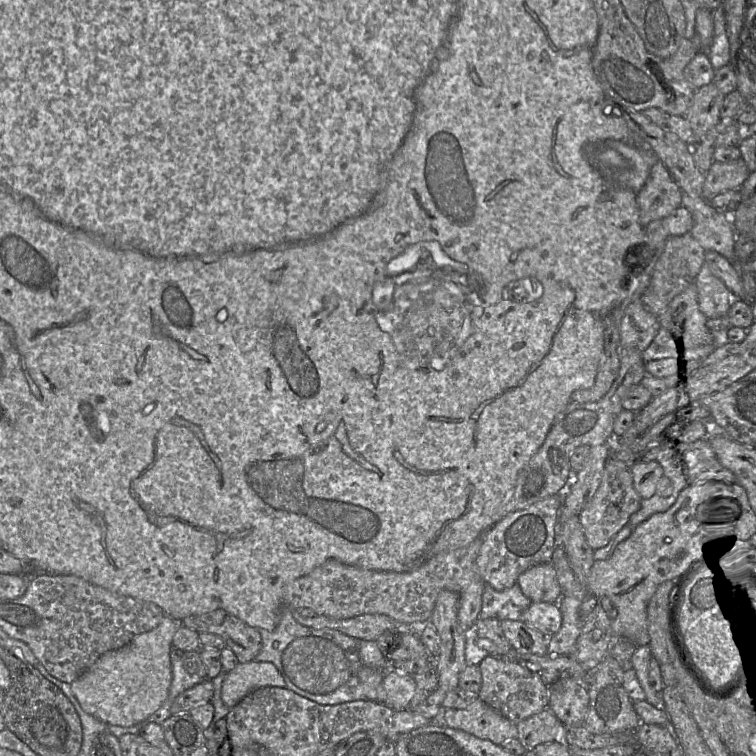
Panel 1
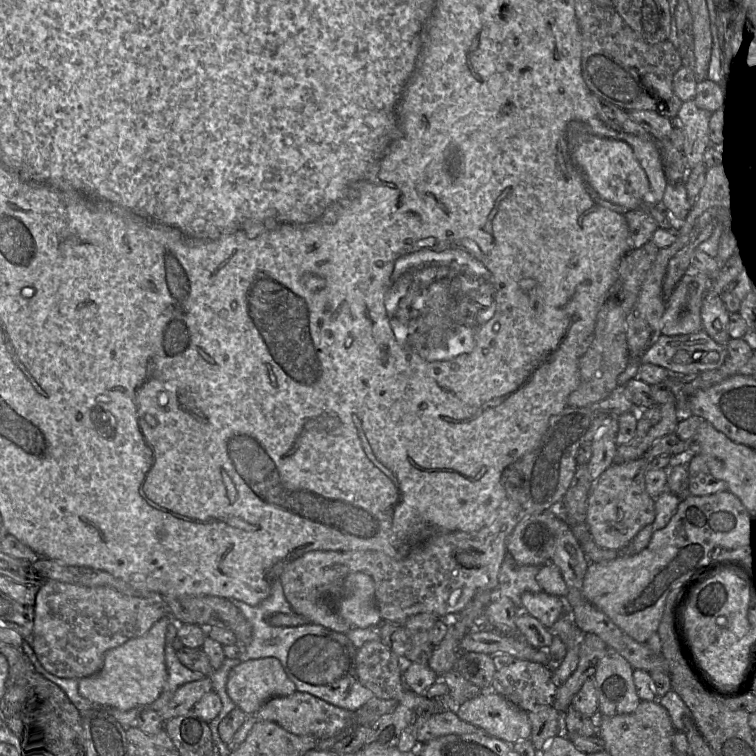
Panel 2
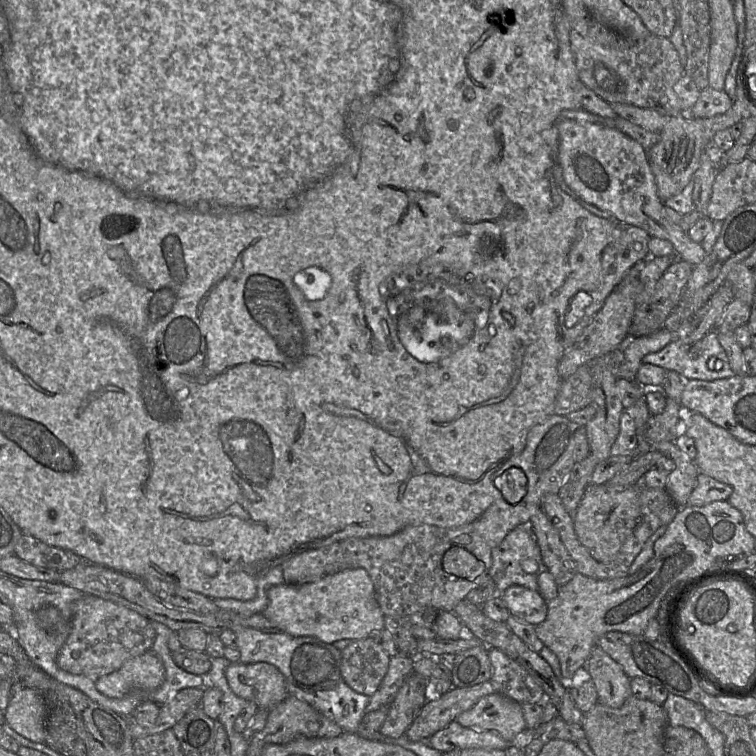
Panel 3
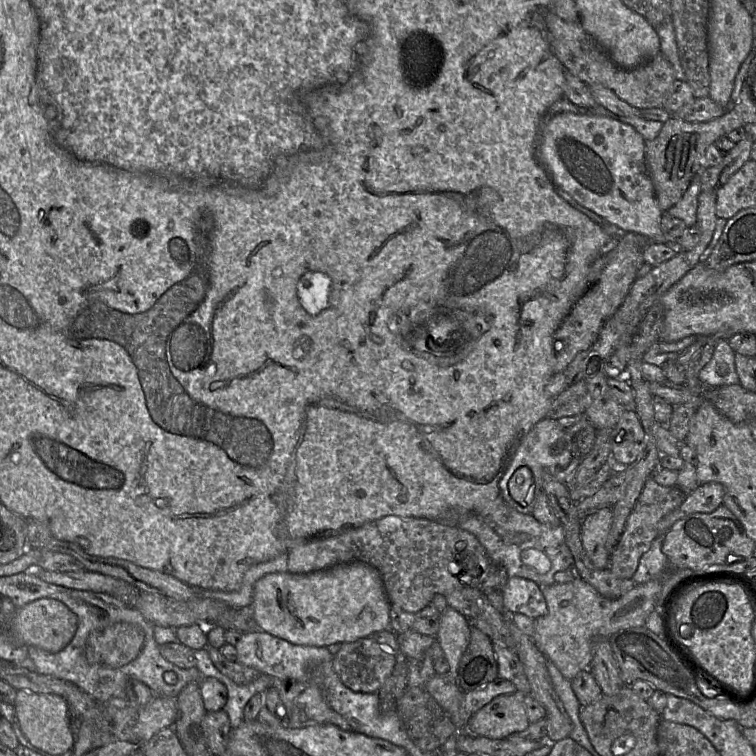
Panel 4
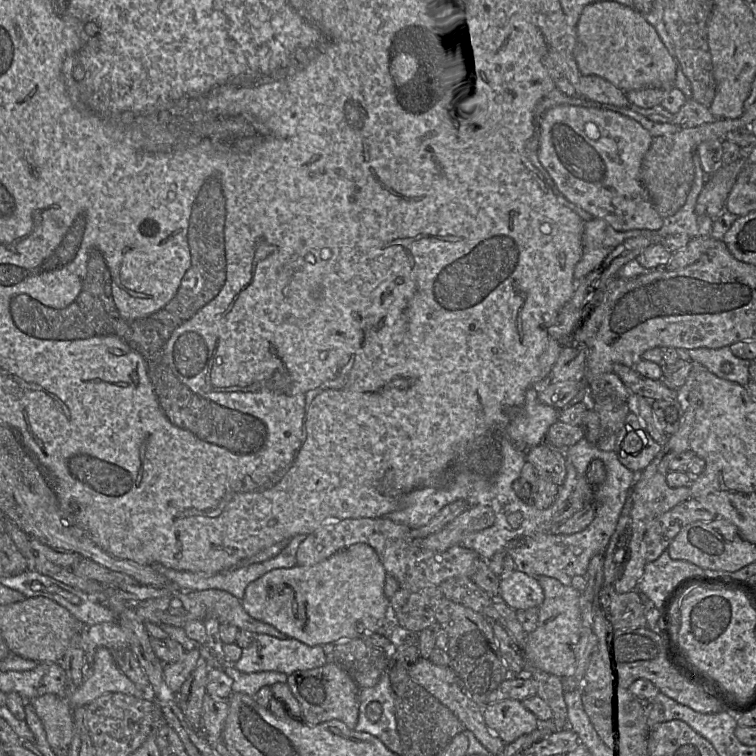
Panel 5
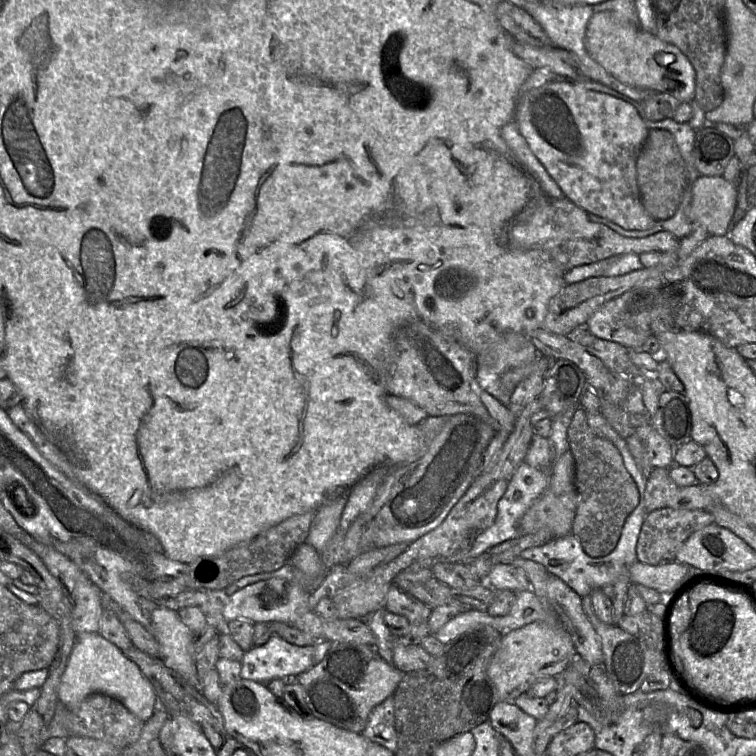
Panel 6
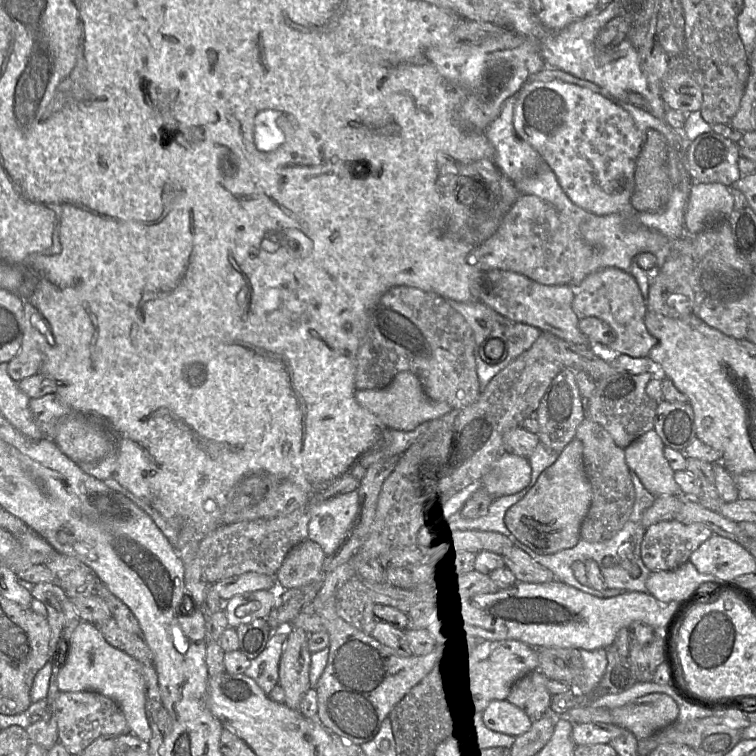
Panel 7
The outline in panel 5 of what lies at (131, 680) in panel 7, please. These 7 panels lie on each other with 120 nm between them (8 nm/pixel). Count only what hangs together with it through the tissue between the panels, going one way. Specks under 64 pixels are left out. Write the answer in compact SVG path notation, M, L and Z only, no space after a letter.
M105 647L95 650L90 677L70 697L70 706L86 707L89 703L106 693L123 693L135 697L149 696L127 678L118 668L114 655Z

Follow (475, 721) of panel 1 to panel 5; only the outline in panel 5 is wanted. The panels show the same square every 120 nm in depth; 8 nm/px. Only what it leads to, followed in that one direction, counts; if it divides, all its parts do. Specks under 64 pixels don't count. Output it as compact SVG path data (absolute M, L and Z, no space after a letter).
M506 699L483 707L484 719L489 730L505 744L529 734L540 727L536 716L522 702Z

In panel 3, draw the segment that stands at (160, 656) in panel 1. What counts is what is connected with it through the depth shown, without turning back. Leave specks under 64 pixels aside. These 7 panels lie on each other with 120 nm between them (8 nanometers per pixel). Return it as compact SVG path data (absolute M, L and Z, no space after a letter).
M150 649L127 660L118 670L97 678L95 687L109 698L121 698L134 689L155 690L163 682L162 661Z

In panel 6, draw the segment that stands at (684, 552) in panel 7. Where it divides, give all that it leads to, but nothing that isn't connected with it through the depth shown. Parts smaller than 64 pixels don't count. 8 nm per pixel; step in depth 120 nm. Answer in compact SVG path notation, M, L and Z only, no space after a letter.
M665 507L648 513L637 540L636 554L638 561L649 565L661 565L675 561L677 552L688 537L713 522L714 518L709 510L685 510Z

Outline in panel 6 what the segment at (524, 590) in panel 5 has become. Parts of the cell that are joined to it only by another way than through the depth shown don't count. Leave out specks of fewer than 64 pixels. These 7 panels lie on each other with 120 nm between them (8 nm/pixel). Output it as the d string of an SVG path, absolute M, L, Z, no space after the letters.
M513 564L493 565L483 583L494 590L510 590L515 593L531 589L526 572Z

